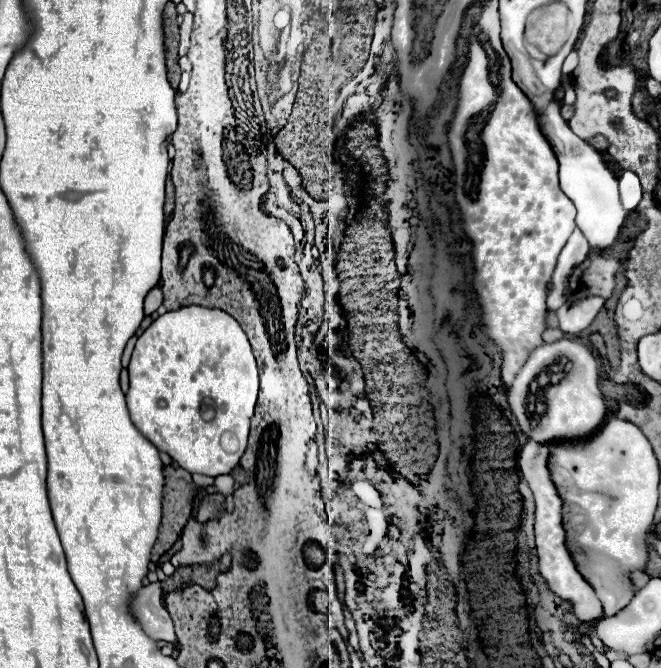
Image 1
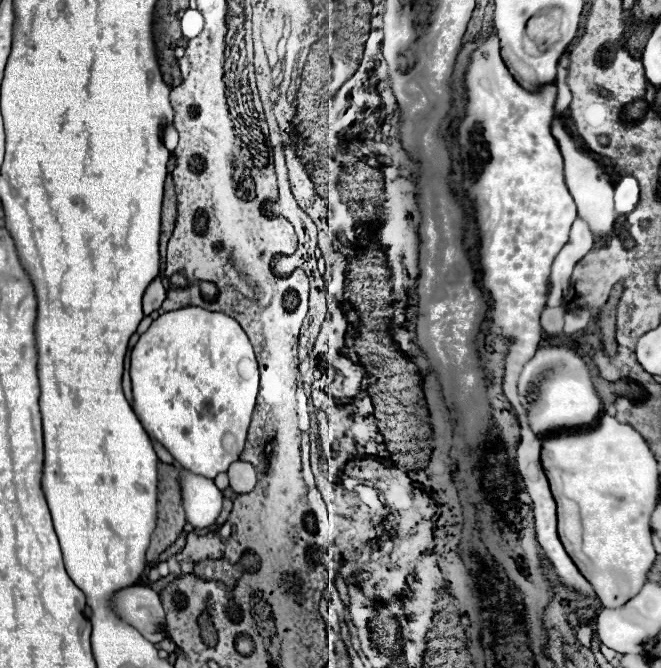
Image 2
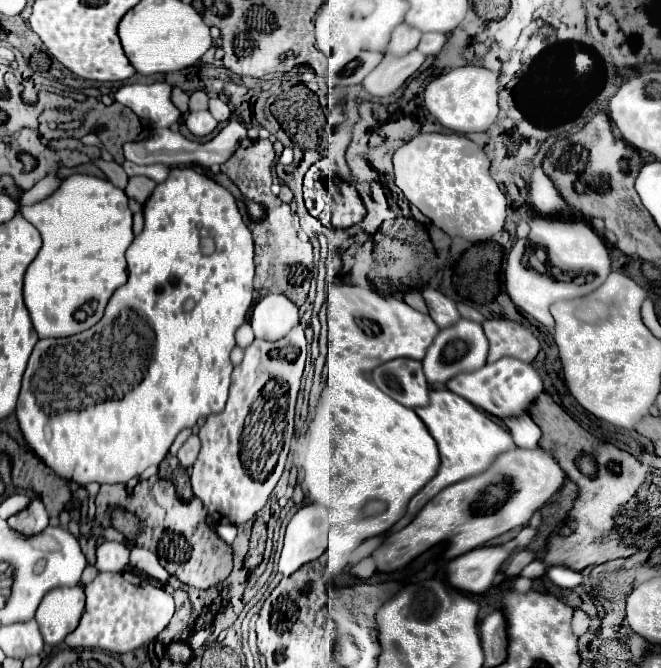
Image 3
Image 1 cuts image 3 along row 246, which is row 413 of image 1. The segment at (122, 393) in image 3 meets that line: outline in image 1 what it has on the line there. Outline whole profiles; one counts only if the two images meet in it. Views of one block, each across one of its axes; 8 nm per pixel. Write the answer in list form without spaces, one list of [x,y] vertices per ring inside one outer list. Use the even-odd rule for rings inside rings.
[[[182,306],[170,310],[154,320],[154,324],[136,340],[132,360],[128,364],[130,388],[126,392],[126,406],[134,426],[160,452],[166,452],[190,474],[222,476],[230,474],[248,442],[250,418],[258,398],[258,368],[240,324],[224,310],[204,306]]]

